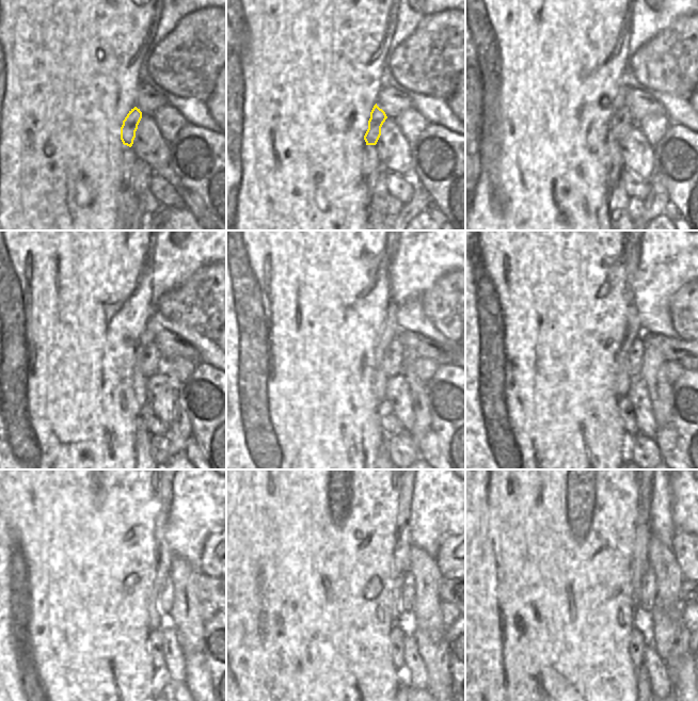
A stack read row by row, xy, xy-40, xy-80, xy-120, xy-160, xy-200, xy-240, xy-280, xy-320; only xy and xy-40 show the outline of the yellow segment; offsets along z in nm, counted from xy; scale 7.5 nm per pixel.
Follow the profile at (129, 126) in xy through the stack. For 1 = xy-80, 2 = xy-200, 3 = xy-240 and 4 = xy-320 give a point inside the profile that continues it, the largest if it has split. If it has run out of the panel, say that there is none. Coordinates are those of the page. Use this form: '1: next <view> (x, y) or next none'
1: next xy-80 (621, 123)
2: next xy-200 (634, 360)
3: next xy-240 (168, 595)
4: next xy-320 (648, 594)

